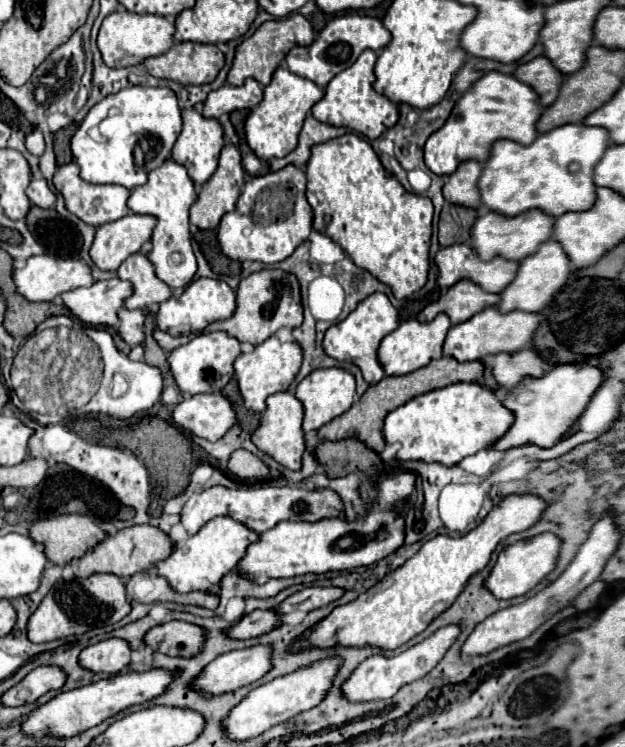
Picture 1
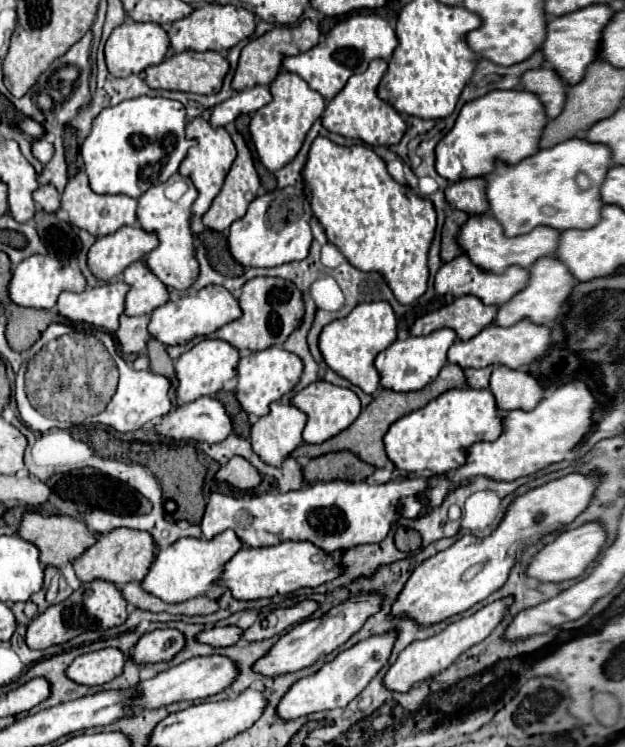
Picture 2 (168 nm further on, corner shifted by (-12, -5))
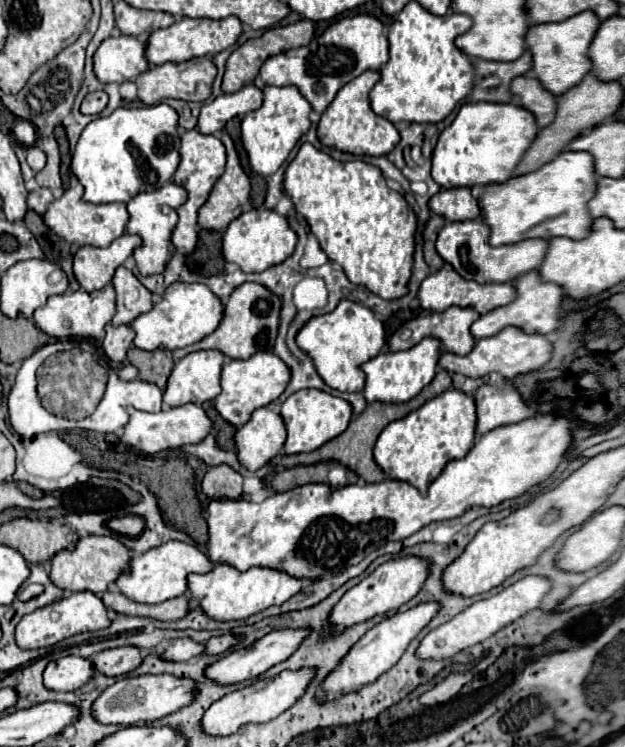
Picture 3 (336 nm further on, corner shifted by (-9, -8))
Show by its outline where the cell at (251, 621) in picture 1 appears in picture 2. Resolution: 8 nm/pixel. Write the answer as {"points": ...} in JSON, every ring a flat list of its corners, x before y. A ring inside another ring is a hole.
{"points":[[230,625,230,627,212,627,208,631,202,631,198,635,198,641,208,643,212,647,230,647,236,645,240,639,240,633,244,633,244,629,240,629,238,625]]}

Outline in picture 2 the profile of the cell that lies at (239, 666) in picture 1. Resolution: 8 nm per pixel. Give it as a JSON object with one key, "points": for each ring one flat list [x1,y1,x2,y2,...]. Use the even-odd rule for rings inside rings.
{"points":[[368,595,368,597,360,597,360,599,348,599,348,601,340,603,338,607,330,609,320,619,298,623,294,629,290,629,288,633,284,633,270,647,270,651,252,665,252,669,256,673,264,675,264,677,278,677,278,675,296,673,296,671,300,671,304,667,314,665,320,657,328,655,330,651,334,651,336,647,340,647,342,643,346,643,362,627,362,623,376,611,378,601,380,601,380,595]]}

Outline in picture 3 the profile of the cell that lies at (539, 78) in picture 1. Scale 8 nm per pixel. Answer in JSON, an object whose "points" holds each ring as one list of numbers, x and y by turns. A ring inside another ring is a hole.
{"points":[[517,76,511,82,511,94,519,98,521,108,533,112,539,128,545,128,553,122,557,108,555,96,545,92,545,88,541,88,541,82,537,78]]}

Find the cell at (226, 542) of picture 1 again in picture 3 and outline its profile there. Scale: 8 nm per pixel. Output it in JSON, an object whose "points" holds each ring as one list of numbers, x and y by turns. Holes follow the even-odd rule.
{"points":[[167,542,157,548,151,548,143,554,135,554,129,562,129,570,123,572,115,586,123,596,139,604,159,604,169,598,177,598,187,590,187,576,189,574,205,574,213,568,213,562,199,552,197,546,185,542]]}

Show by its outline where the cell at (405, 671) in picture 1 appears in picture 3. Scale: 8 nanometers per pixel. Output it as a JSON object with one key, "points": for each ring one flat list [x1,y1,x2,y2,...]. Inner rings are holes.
{"points":[[525,576,519,582,507,586,505,590,501,590,499,594,471,604,467,610,457,614,453,620,449,620,445,624,441,624,439,628,431,630,423,638,421,646,417,648,417,656,419,658,433,658,433,660,451,658,453,654,457,654,457,652,461,652,461,650,465,650,465,648,469,648,473,644,479,644,479,642,491,638,501,628,509,626,511,622,515,622,517,618,521,618,529,610,535,610,549,590,551,590,551,580,549,578,543,578,543,576]]}

